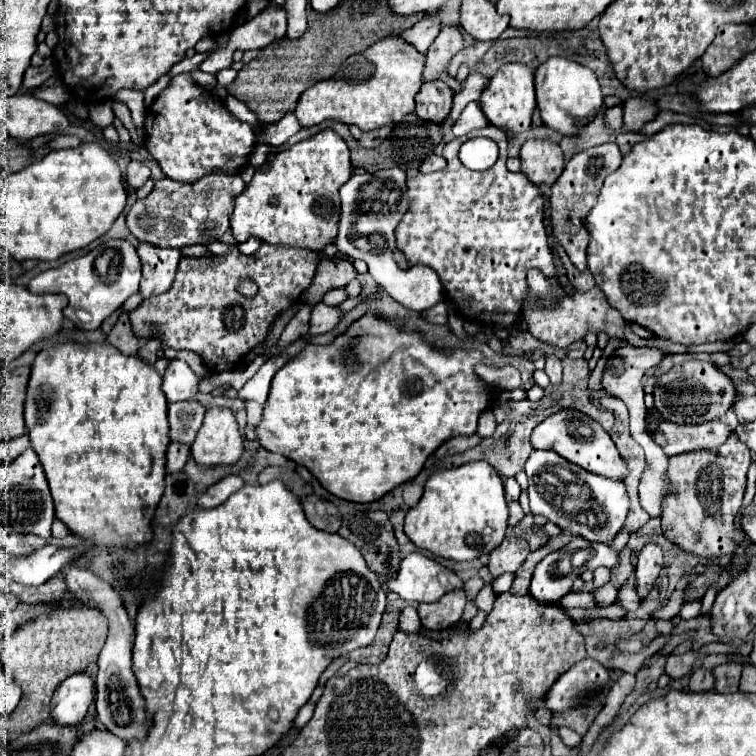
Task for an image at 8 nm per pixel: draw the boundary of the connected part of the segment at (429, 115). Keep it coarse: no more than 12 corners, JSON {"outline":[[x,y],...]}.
{"outline":[[425,82],[415,114],[441,124],[453,92],[445,82]]}

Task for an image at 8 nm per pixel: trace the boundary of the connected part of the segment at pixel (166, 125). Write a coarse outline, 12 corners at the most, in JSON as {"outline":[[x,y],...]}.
{"outline":[[189,74],[149,106],[145,148],[175,182],[241,174],[257,144]]}

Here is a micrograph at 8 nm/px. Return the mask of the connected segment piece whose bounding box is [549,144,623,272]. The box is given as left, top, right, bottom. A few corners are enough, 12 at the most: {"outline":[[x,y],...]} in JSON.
{"outline":[[617,144],[575,154],[551,186],[551,226],[573,266],[587,268],[589,232],[571,224],[621,166]]}

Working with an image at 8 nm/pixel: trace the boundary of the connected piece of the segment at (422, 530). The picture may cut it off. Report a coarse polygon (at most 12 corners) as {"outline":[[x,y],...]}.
{"outline":[[487,462],[439,470],[405,516],[435,556],[469,562],[509,518]]}

